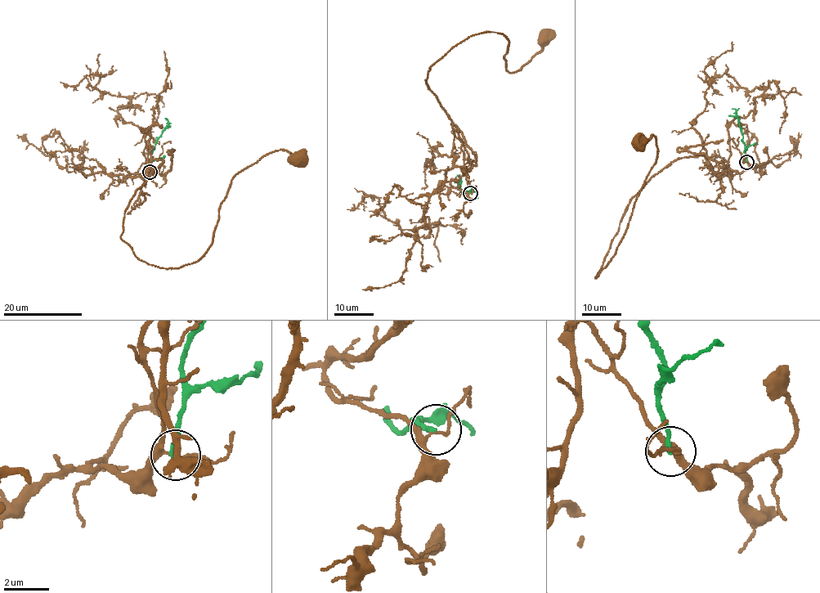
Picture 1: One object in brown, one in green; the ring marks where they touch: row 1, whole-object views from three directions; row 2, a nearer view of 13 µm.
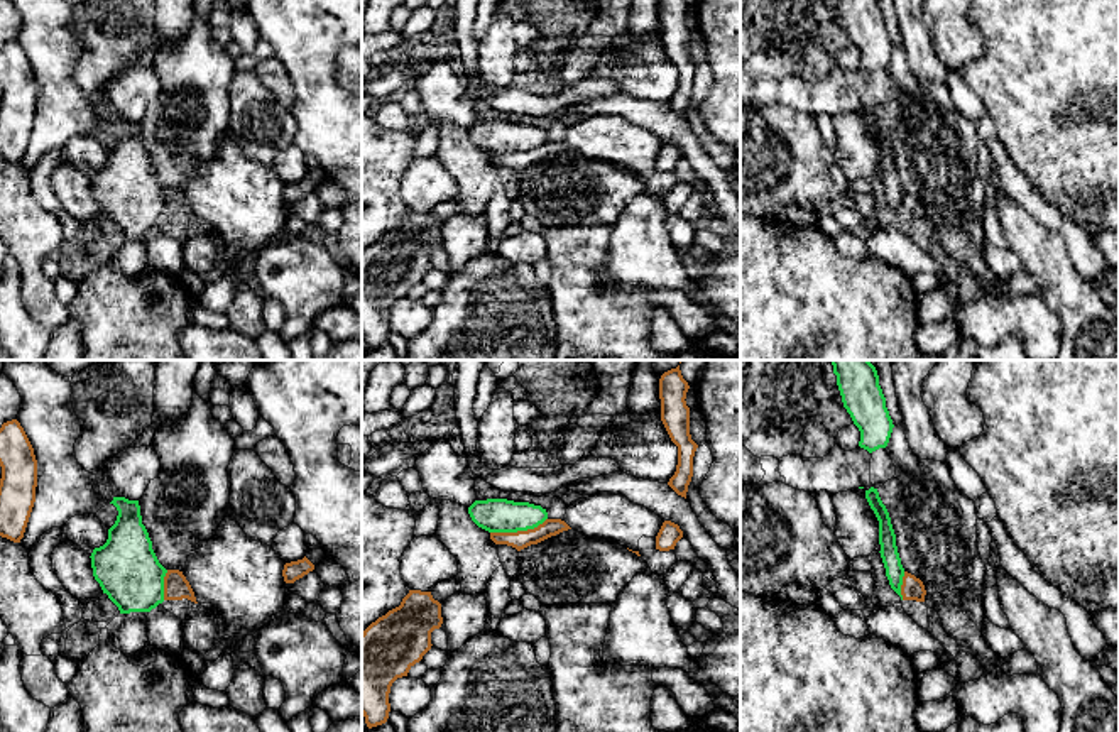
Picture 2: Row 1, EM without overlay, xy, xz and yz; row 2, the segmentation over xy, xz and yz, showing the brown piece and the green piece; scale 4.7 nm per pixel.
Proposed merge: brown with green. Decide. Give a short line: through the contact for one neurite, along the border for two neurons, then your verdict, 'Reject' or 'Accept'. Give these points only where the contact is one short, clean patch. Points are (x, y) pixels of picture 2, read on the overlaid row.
Line: xz (546, 518), (533, 528), (491, 533). Reject

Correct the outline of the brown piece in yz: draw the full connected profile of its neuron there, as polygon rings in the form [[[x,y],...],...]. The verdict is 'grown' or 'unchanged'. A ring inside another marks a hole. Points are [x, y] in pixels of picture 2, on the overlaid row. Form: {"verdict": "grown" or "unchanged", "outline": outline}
{"verdict": "unchanged", "outline": [[[904,571],[901,595],[903,595],[903,600],[925,602],[926,590],[920,578]]]}

